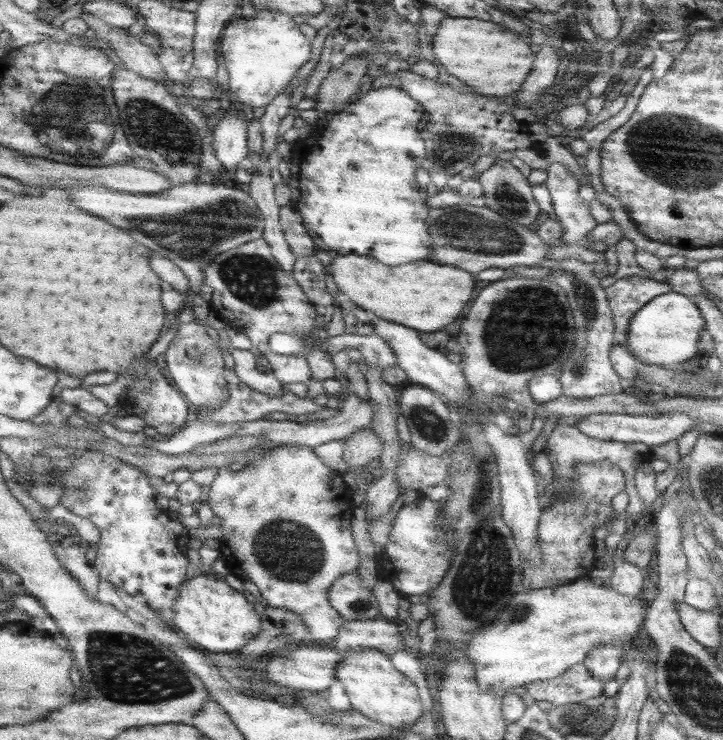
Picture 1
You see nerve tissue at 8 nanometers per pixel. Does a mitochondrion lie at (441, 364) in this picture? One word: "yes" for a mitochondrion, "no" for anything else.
no

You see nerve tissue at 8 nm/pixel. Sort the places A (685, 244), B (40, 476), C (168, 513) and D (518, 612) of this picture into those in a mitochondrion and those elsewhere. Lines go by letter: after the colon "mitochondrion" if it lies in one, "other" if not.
A: other
B: mitochondrion
C: other
D: mitochondrion

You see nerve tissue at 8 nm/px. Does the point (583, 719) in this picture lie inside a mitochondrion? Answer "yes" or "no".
yes

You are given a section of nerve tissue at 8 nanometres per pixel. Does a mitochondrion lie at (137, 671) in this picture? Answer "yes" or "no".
yes

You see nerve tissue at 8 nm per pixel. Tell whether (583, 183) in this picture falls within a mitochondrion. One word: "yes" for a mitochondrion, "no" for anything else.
no

